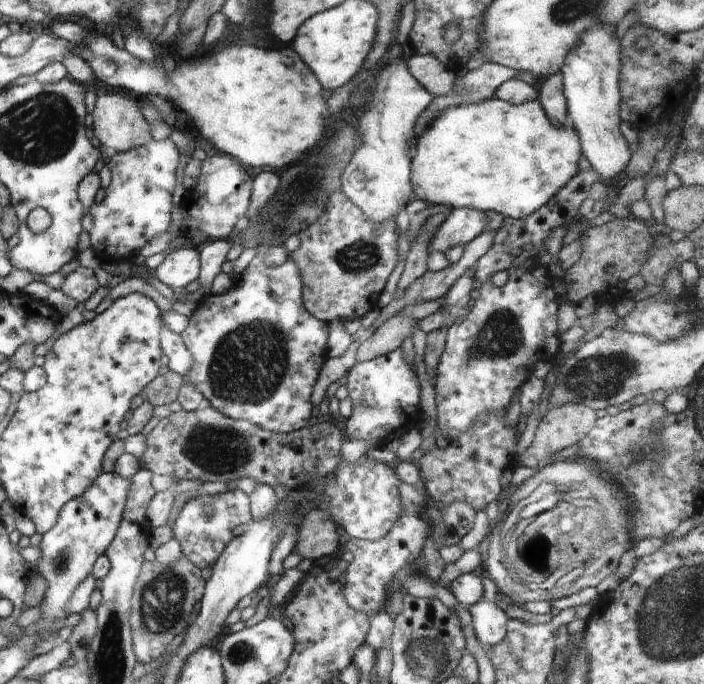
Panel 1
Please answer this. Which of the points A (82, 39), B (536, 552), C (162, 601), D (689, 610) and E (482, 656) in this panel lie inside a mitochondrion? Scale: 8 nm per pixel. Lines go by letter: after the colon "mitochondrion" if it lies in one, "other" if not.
A: other
B: mitochondrion
C: mitochondrion
D: mitochondrion
E: other

